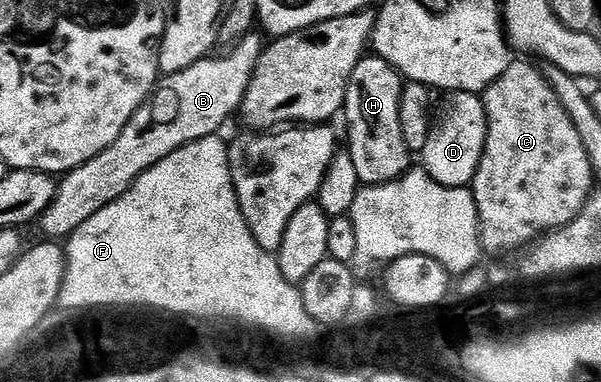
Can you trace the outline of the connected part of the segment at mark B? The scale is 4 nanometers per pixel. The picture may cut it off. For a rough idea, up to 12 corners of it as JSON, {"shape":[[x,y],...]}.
{"shape":[[251,31],[163,76],[116,140],[57,182],[69,238],[135,179],[215,136],[262,58]]}

